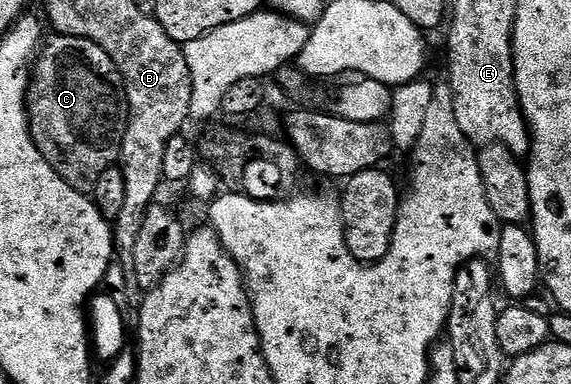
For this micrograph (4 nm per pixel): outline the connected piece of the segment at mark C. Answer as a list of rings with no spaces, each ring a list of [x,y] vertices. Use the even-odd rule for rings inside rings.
[[[85,37],[53,38],[42,44],[37,60],[31,69],[29,82],[29,134],[39,147],[43,159],[51,163],[51,167],[71,187],[86,195],[92,194],[103,173],[118,164],[123,135],[129,126],[129,100],[123,83],[123,75],[119,75],[119,67],[112,62],[111,56],[103,47],[91,43]]]

